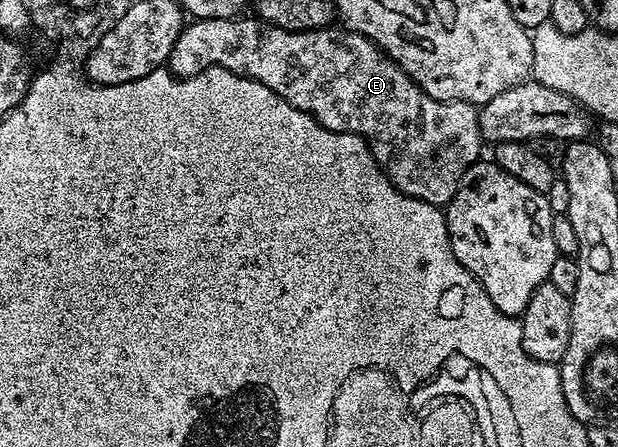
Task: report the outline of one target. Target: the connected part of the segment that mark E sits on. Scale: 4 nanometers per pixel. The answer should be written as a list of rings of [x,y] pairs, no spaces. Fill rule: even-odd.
[[[258,17],[243,18],[188,22],[166,61],[171,74],[177,79],[188,79],[210,67],[223,67],[242,79],[257,81],[273,89],[279,99],[311,115],[325,129],[339,131],[342,135],[359,135],[371,150],[373,162],[387,175],[388,184],[398,194],[407,195],[413,201],[431,203],[437,209],[450,203],[463,174],[472,163],[480,162],[479,150],[485,147],[483,134],[479,131],[479,112],[472,104],[446,103],[429,97],[429,93],[421,90],[419,84],[414,83],[380,47],[354,31],[290,31],[264,23]]]

